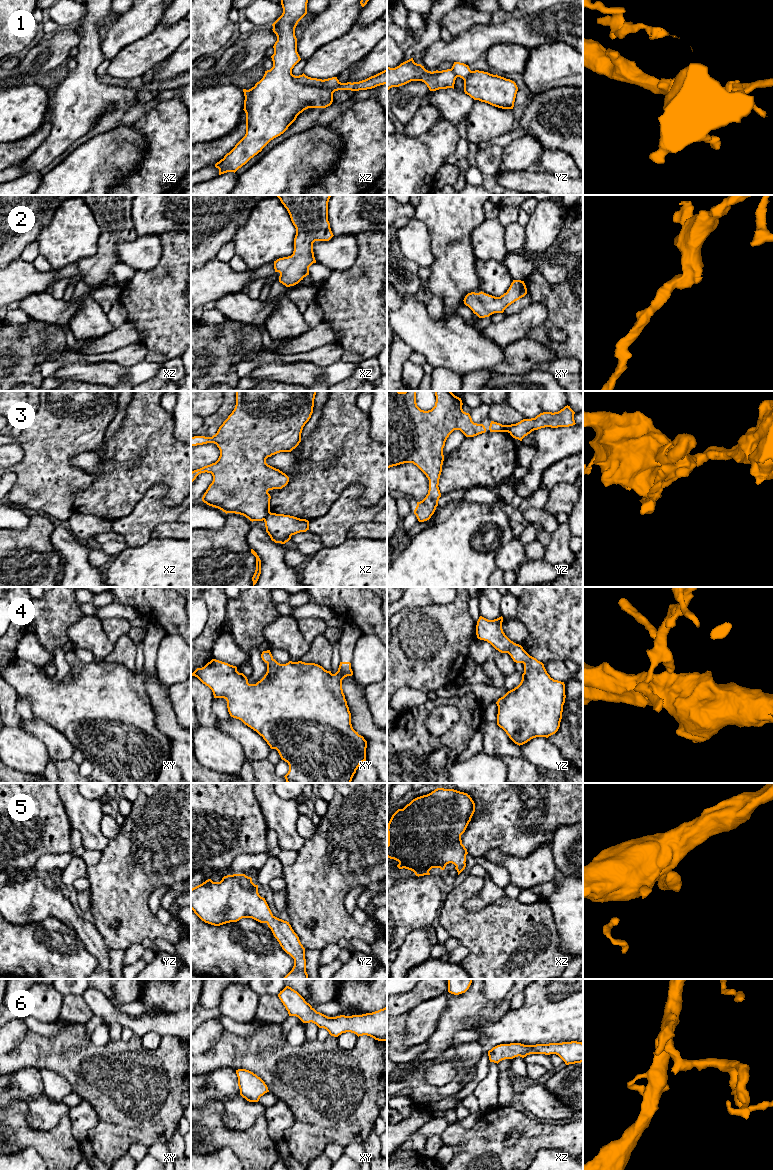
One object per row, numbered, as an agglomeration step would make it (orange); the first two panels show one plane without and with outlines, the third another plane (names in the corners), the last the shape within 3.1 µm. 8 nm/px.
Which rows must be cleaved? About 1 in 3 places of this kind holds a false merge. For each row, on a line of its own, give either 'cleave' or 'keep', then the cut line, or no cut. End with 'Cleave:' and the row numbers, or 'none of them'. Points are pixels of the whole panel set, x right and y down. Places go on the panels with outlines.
1: cleave; cut in xz along (292, 75), (298, 82), (323, 85), (333, 92)
2: keep; no cut
3: cleave; cut in xz along (270, 512), (264, 520)
4: keep; no cut
5: keep; no cut
6: keep; no cut
Cleave: 1, 3

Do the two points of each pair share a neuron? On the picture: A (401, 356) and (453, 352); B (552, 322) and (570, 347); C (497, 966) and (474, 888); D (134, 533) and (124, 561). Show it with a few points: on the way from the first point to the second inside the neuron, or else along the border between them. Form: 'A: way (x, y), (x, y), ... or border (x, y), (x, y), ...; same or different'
A: border (397, 335), (413, 351); different
B: way (560, 322), (570, 332), (570, 339); same
C: way (490, 946), (459, 915), (459, 905); same
D: border (151, 539), (140, 546), (129, 547); different

